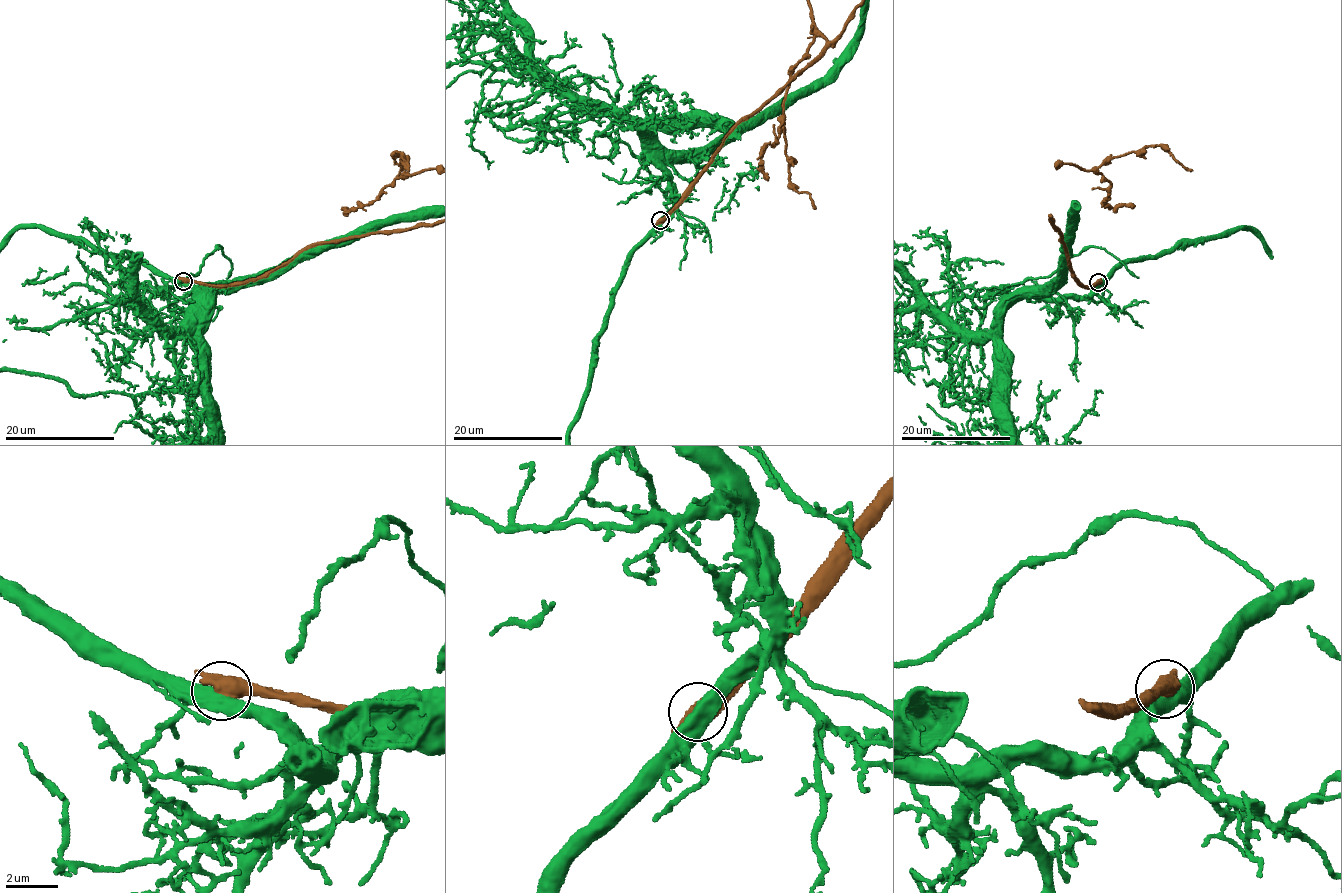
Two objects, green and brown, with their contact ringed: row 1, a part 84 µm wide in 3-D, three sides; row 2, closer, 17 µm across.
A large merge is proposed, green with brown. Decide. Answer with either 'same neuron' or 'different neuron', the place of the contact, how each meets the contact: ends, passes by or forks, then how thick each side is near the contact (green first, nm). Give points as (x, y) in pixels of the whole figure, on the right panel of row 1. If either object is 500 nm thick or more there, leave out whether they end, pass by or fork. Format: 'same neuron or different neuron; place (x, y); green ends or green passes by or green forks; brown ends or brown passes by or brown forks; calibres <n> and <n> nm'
different neuron; place (1098, 282); calibres 550 and 800 nm

